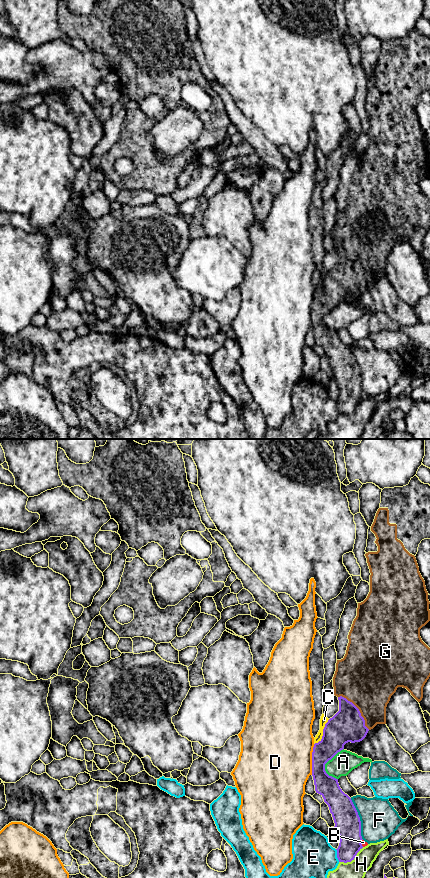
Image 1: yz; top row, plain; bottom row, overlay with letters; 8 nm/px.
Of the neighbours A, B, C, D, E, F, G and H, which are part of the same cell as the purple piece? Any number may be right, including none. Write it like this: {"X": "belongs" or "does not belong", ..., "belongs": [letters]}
{"A": "does not belong", "B": "does not belong", "C": "does not belong", "D": "does not belong", "E": "does not belong", "F": "does not belong", "G": "belongs", "H": "does not belong", "belongs": ["G"]}

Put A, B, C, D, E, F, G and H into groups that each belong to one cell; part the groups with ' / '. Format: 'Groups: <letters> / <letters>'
Groups: A / B / C / D / E / F / G / H

